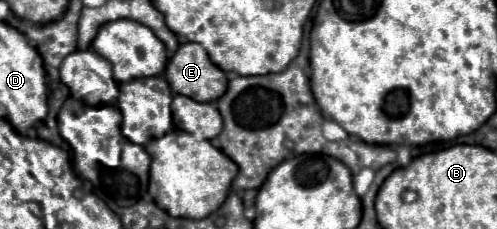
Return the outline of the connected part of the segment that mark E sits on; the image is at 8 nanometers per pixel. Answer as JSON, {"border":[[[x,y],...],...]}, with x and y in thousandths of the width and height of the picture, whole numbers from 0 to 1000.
{"border":[[[362,197],[334,293],[334,354],[350,406],[386,424],[394,441],[431,441],[455,406],[459,345],[439,301],[406,197]]]}

